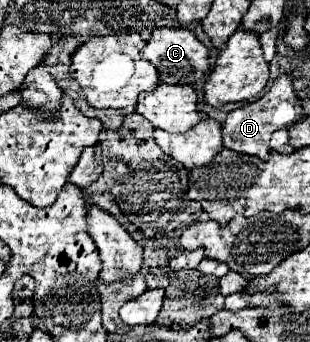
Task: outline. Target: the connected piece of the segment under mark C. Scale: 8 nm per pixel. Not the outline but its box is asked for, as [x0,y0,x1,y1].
[142,27,210,85]

